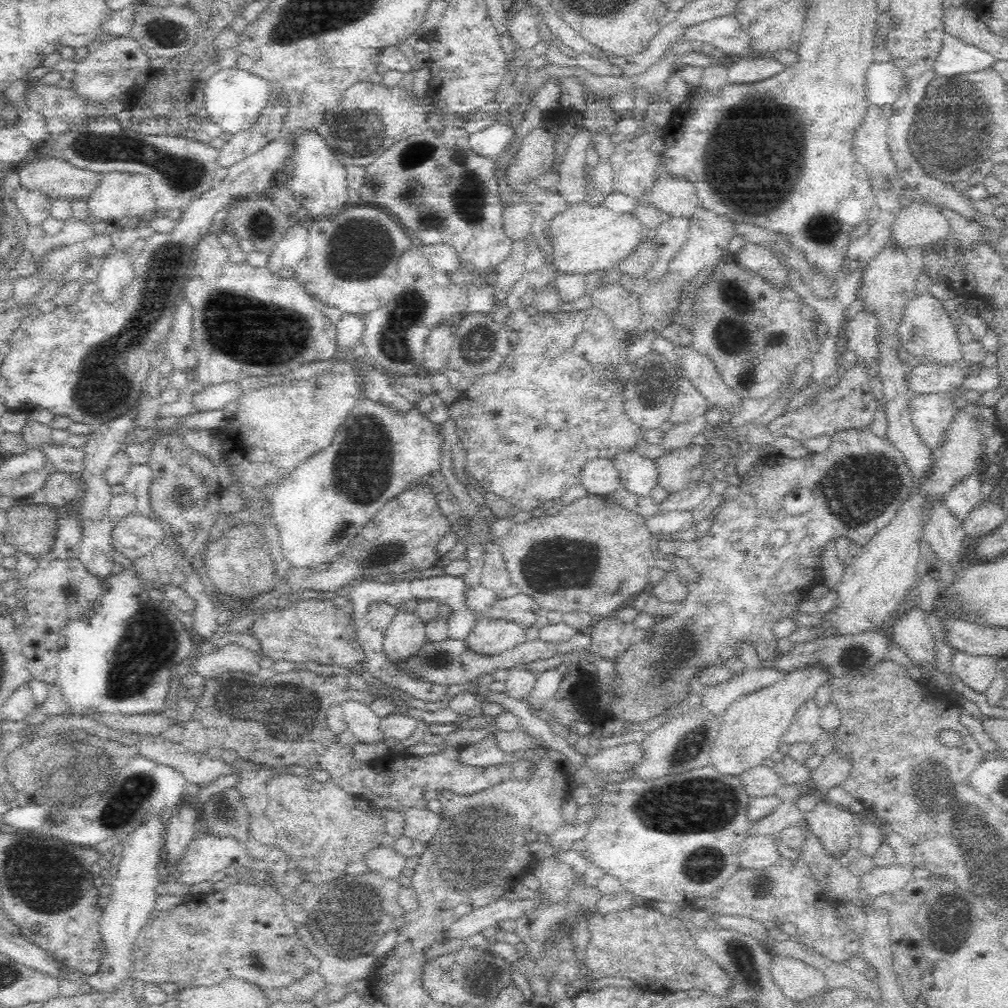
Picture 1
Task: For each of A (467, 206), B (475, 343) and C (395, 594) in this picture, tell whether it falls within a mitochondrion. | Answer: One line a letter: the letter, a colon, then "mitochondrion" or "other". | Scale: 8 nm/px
A: mitochondrion
B: mitochondrion
C: other

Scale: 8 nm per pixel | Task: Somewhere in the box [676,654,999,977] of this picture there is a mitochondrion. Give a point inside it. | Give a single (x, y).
(949, 920)

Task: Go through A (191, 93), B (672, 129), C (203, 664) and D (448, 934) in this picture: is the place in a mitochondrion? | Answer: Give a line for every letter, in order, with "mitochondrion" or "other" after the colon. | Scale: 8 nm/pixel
A: other
B: other
C: other
D: other

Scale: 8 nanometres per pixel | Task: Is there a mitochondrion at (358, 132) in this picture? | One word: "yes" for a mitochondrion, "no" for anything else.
yes

